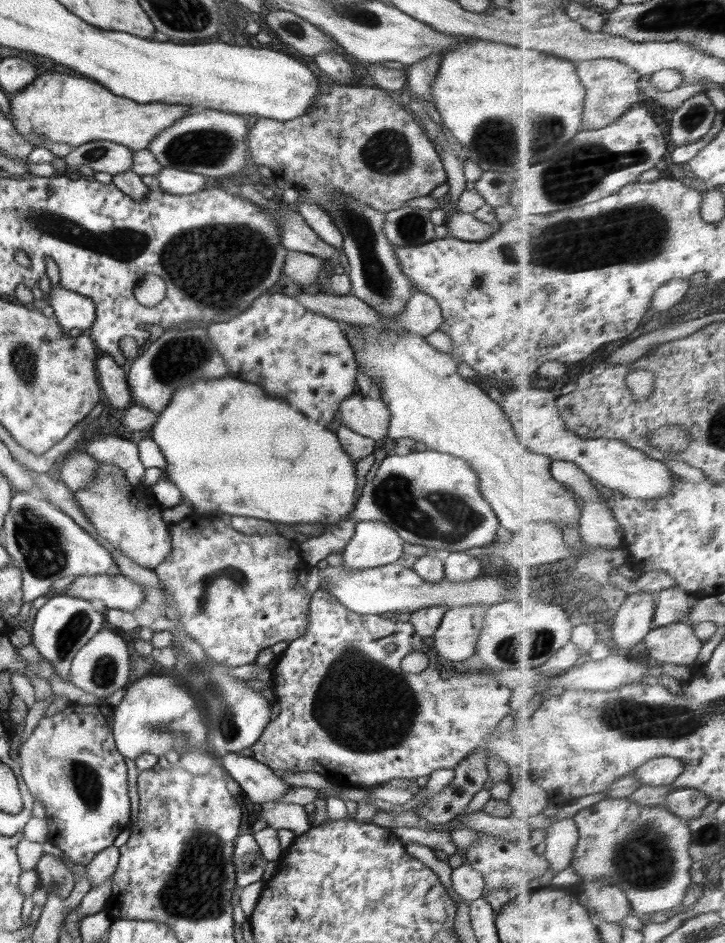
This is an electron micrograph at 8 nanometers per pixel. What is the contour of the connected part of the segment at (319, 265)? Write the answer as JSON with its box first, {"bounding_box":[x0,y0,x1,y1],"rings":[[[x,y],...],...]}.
{"bounding_box":[283,250,324,288],"rings":[[[287,250],[283,273],[301,288],[318,282],[318,273],[324,268],[324,259],[300,251]]]}

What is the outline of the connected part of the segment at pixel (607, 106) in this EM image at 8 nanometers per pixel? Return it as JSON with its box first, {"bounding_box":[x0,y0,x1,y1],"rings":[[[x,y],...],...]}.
{"bounding_box":[578,59,642,131],"rings":[[[594,59],[581,61],[578,65],[580,78],[587,85],[586,111],[584,111],[586,131],[596,131],[610,126],[622,119],[642,100],[640,86],[642,74],[627,62],[620,59]]]}

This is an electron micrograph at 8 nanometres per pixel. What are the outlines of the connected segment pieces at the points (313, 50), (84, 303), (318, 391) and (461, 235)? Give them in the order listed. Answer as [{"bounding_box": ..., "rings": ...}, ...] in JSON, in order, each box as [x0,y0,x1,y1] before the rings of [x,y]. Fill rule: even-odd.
[{"bounding_box":[264,12,345,57],"rings":[[[267,12],[264,20],[280,40],[306,56],[315,57],[326,51],[340,53],[342,56],[345,54],[331,36],[292,12]]]},{"bounding_box":[48,285,95,334],"rings":[[[62,285],[51,287],[48,296],[49,305],[54,312],[64,334],[79,328],[90,328],[95,321],[95,304],[88,296],[66,290]]]},{"bounding_box":[206,292,356,433],"rings":[[[266,292],[238,316],[224,322],[209,323],[206,329],[216,350],[228,365],[230,377],[256,384],[270,396],[284,398],[290,406],[304,412],[304,416],[336,433],[341,425],[340,405],[354,393],[356,384],[354,351],[340,322],[304,308],[300,301],[290,295]]]},{"bounding_box":[445,211,501,241],"rings":[[[459,211],[446,218],[445,223],[450,236],[458,240],[483,241],[495,232],[498,232],[501,223],[498,220],[492,224],[482,222],[472,213],[462,213]]]}]

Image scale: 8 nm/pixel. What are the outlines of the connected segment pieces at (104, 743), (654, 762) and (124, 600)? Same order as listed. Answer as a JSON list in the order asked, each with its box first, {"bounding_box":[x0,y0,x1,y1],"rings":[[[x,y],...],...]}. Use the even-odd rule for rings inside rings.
[{"bounding_box":[19,702,130,867],"rings":[[[104,702],[94,705],[70,703],[52,717],[43,717],[19,752],[22,778],[32,796],[46,809],[47,841],[62,850],[72,863],[85,867],[98,852],[112,847],[120,832],[130,826],[128,769],[115,745],[113,711],[114,708]]]},{"bounding_box":[634,756,686,786],"rings":[[[664,756],[652,759],[634,773],[644,785],[666,786],[672,784],[676,778],[680,778],[684,770],[686,763],[681,758]]]},{"bounding_box":[69,574,145,613],"rings":[[[122,574],[82,575],[76,577],[69,588],[72,596],[82,600],[98,598],[107,609],[118,608],[132,613],[145,601],[142,586]]]}]

